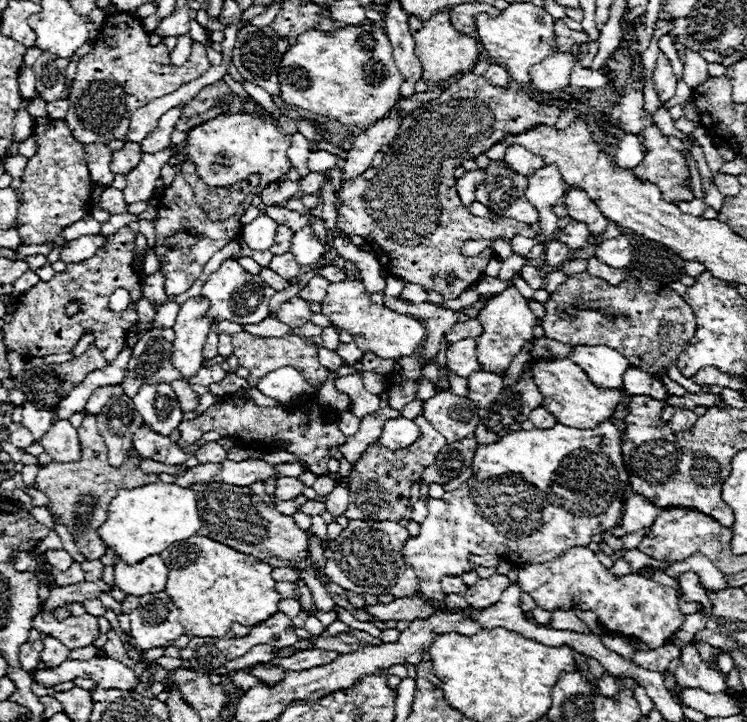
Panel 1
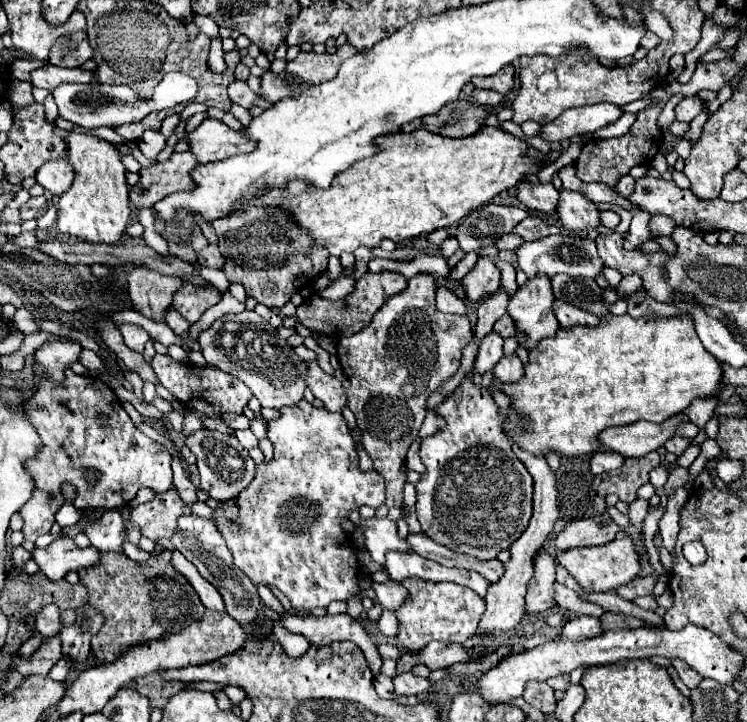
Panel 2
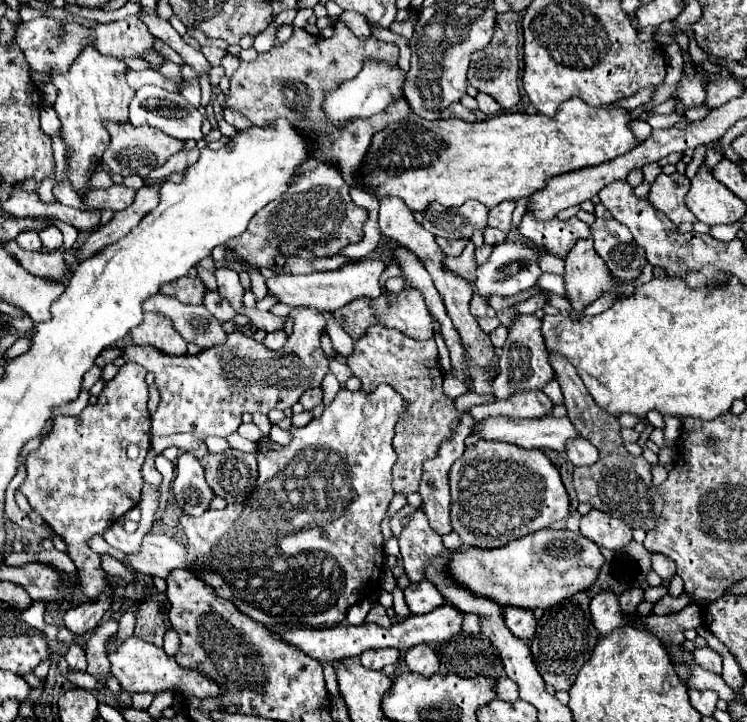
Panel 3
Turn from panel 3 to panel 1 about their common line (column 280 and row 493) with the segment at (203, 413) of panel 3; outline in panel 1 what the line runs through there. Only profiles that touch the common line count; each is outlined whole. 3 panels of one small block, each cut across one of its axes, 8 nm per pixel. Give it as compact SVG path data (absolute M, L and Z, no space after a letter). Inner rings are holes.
M414 418L420 426L420 440L412 444L412 448L404 448L400 452L392 452L390 448L384 448L382 444L372 444L366 448L366 452L360 456L360 460L354 464L350 476L348 476L348 490L350 490L350 504L346 510L346 518L350 520L402 520L408 512L408 498L410 498L410 486L412 482L420 480L424 468L432 466L436 462L438 452L446 446L446 438L424 418Z

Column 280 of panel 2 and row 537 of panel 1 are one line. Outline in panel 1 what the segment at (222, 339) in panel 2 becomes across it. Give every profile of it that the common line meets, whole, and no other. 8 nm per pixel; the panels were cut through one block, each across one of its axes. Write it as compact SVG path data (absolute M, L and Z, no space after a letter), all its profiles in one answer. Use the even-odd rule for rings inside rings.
M350 520L348 528L330 542L324 550L326 556L326 576L342 586L344 590L352 590L358 594L392 594L394 598L406 598L418 594L416 574L408 564L404 564L402 548L408 540L408 530L398 522L364 522ZM362 586L362 588L356 588Z

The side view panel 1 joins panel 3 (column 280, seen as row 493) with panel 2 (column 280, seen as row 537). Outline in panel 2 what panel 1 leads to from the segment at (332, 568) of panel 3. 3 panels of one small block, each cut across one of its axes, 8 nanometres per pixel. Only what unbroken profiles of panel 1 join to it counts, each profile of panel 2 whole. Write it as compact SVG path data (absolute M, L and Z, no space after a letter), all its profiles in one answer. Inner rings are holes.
M306 400L282 408L280 418L268 422L268 438L274 444L274 458L258 464L256 478L236 500L226 500L222 502L222 508L214 510L218 532L224 536L234 556L234 564L252 580L252 584L278 588L294 608L312 610L316 606L328 606L332 600L356 596L360 592L360 562L354 548L344 544L348 534L342 530L342 522L360 506L378 508L384 504L384 478L374 470L362 472L358 468L358 454L344 416L340 412L318 410Z

